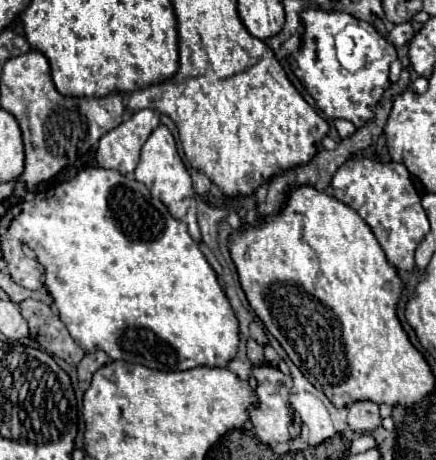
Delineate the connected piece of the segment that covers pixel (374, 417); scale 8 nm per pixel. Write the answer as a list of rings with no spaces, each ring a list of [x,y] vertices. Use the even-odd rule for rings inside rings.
[[[362,400],[348,406],[348,426],[352,432],[368,434],[380,426],[382,418],[378,414],[378,404]]]

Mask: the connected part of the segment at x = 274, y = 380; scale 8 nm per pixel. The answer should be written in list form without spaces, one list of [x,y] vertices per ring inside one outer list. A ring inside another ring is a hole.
[[[252,366],[250,378],[252,378],[252,382],[256,380],[256,398],[258,398],[258,404],[248,408],[252,430],[256,432],[258,440],[262,440],[264,444],[288,442],[290,440],[288,424],[292,422],[292,410],[288,406],[288,388],[292,386],[290,376],[282,374],[278,368],[272,368],[272,366],[260,366],[260,368]]]

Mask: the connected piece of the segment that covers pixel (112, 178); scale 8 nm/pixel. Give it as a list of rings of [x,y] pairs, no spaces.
[[[86,168],[82,170],[76,178],[58,184],[56,188],[42,190],[36,194],[32,202],[20,202],[12,208],[8,208],[8,214],[4,218],[10,220],[10,228],[16,230],[16,236],[22,244],[26,244],[34,254],[36,260],[44,266],[44,284],[50,290],[50,296],[54,300],[54,308],[60,314],[60,320],[66,324],[70,336],[74,342],[84,350],[84,352],[96,352],[102,350],[106,352],[112,360],[124,360],[124,362],[136,362],[146,368],[154,370],[190,370],[196,366],[220,366],[224,368],[238,350],[238,320],[230,308],[230,302],[220,288],[216,280],[216,272],[200,252],[198,244],[192,240],[188,234],[188,228],[184,222],[174,220],[166,206],[150,196],[150,190],[144,184],[138,184],[132,178],[122,176],[120,172],[114,170],[104,170],[104,168]]]

